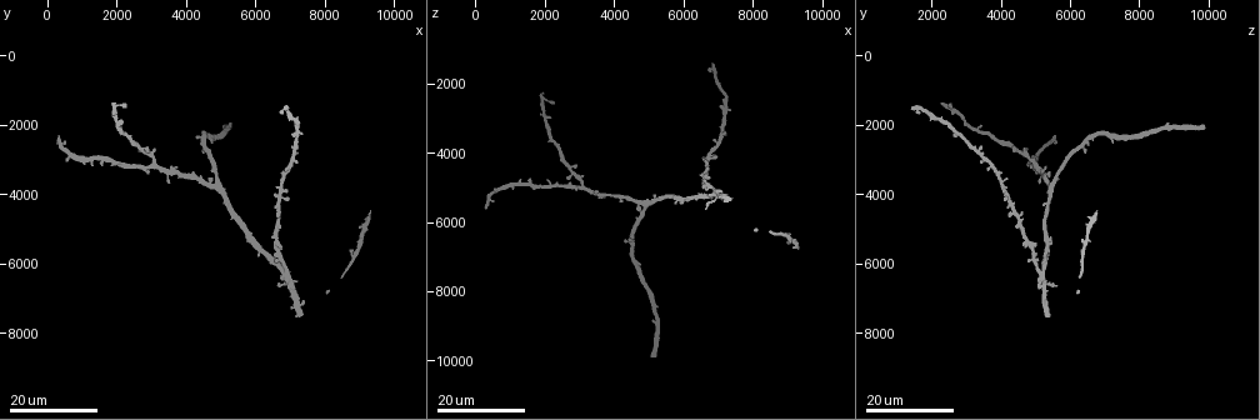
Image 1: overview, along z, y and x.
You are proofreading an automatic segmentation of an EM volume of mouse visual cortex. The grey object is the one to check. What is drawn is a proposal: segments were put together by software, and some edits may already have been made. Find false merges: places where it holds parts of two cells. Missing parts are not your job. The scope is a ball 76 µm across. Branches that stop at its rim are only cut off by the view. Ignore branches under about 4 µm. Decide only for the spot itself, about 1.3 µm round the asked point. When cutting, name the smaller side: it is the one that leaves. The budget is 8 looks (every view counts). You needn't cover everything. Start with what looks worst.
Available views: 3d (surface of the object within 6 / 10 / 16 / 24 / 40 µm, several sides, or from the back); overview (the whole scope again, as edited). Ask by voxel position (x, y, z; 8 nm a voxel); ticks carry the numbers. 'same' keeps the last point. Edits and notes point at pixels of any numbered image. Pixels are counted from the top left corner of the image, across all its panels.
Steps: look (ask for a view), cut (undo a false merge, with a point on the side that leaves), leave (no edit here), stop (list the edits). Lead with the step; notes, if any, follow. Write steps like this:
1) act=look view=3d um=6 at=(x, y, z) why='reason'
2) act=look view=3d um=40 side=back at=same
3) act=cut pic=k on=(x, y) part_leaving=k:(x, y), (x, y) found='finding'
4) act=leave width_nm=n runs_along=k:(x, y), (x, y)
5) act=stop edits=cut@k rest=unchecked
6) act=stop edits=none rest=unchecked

act=look view=3d um=24 at=(3000, 3100, 5000)

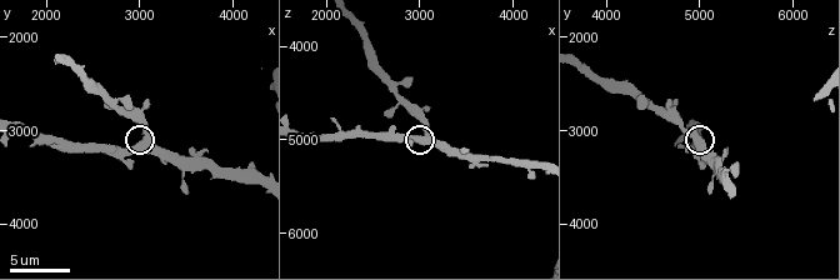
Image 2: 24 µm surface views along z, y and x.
act=look view=3d um=10 at=(3100, 3100, 4950)

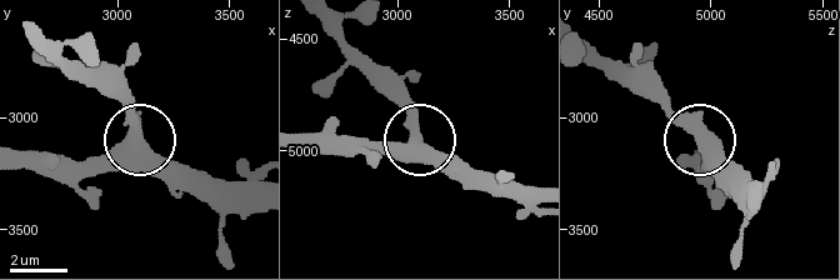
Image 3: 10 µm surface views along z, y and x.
act=leave found='continuous, no second cell'

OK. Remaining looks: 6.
act=look view=3d um=24 at=(4800, 3800, 5500)

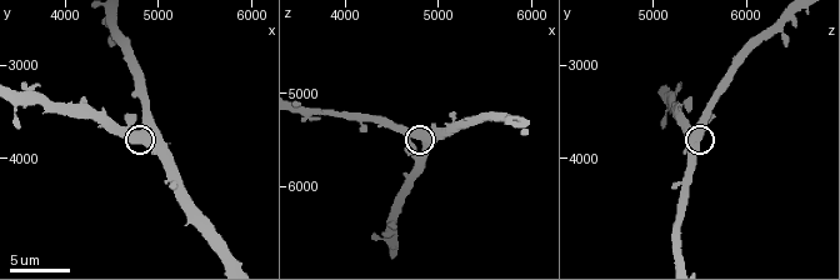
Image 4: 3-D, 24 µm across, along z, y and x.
act=look view=3d um=6 at=(4750, 3750, 5500) why='closer look'

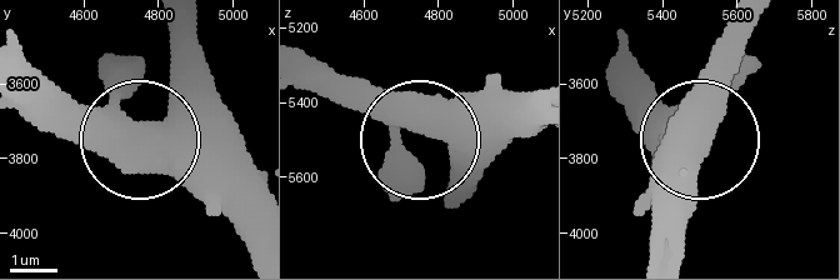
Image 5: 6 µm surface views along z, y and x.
act=look view=3d um=6 side=back at=same why='from behind'

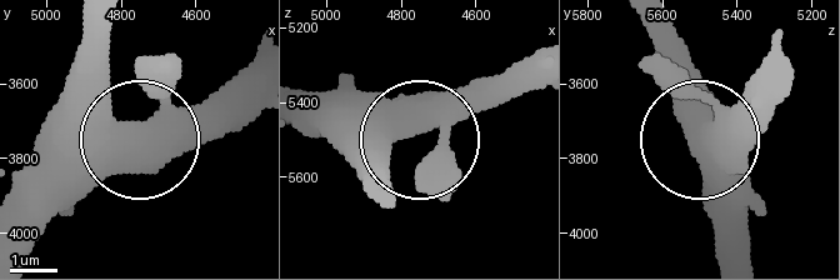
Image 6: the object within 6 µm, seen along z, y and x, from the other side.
act=leave side_arm_um=45 found='continuous, no second cell'

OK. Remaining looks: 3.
act=look view=3d um=16 at=(5900, 5400, 5400)

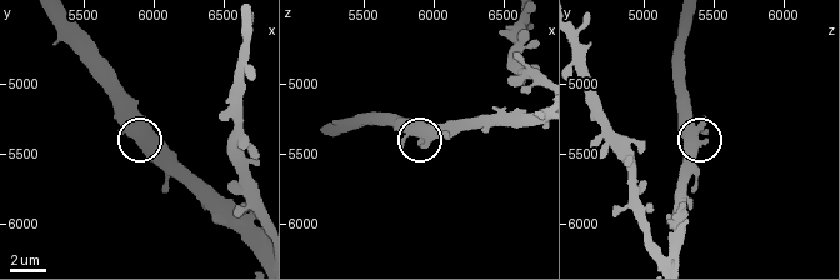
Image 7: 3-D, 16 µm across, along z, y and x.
act=look view=3d um=6 at=(5960, 5460, 5360) why='zoom in'

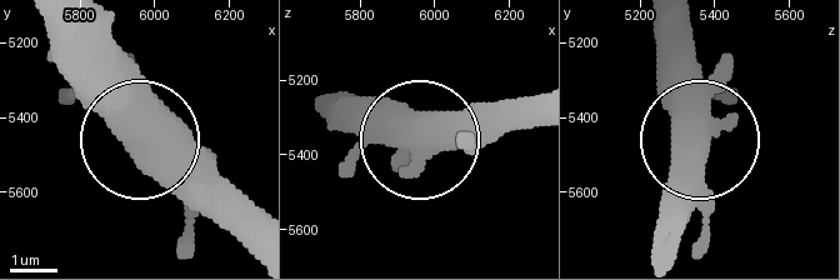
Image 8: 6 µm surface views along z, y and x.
act=look view=3d um=6 side=back at=(5940, 5470, 5360)

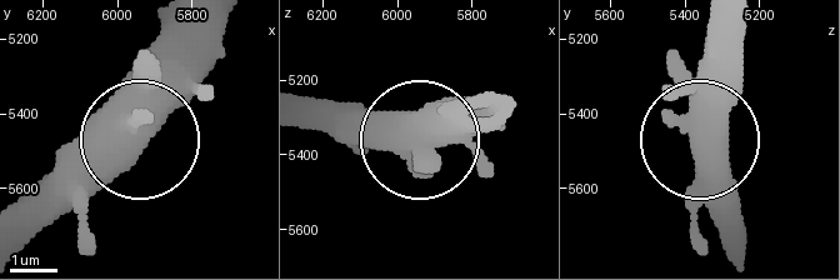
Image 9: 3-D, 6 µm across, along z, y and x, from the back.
act=leave found='one cell here'

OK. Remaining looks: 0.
act=stop edits=none rest=unchecked

